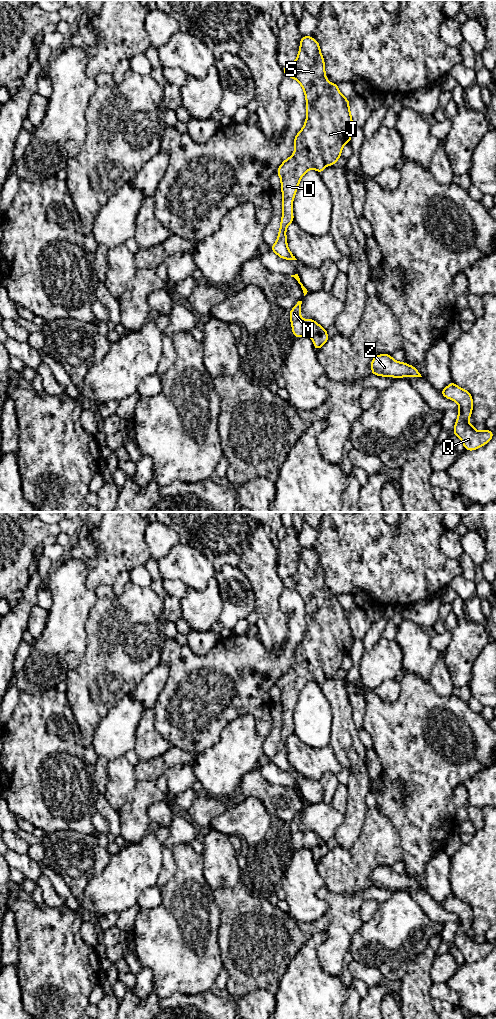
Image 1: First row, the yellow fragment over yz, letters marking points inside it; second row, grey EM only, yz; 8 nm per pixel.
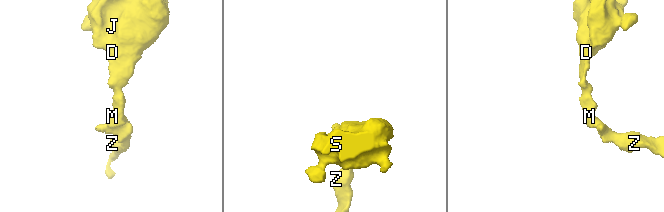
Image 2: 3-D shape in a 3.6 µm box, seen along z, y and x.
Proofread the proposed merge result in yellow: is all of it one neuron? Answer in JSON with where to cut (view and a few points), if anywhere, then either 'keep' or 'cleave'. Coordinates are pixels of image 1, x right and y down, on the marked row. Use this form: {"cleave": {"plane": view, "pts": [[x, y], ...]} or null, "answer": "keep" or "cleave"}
{"cleave": null, "answer": "keep"}

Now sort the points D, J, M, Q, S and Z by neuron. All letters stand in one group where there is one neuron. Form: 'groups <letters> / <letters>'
groups D J M Q S Z

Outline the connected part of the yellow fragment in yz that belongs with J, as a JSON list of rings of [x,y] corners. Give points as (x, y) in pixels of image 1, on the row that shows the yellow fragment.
[[[303,36],[300,40],[300,49],[296,60],[283,67],[287,77],[296,79],[303,87],[306,97],[307,117],[303,128],[294,138],[295,152],[290,158],[283,161],[277,170],[281,179],[282,218],[277,241],[271,250],[280,258],[297,260],[287,246],[286,229],[294,221],[292,202],[301,177],[310,169],[322,173],[324,168],[334,165],[341,156],[343,145],[349,143],[355,128],[349,109],[349,99],[339,91],[338,84],[331,84],[325,74],[324,58],[320,52],[320,45],[314,37]]]

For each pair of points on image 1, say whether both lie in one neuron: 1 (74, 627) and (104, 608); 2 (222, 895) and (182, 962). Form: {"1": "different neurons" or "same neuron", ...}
{"1": "different neurons", "2": "different neurons"}

